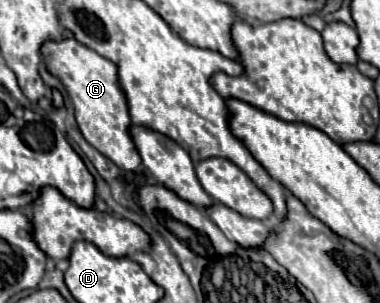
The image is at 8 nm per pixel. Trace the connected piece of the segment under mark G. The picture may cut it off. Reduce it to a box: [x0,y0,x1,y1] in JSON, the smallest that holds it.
[42,38,144,176]

